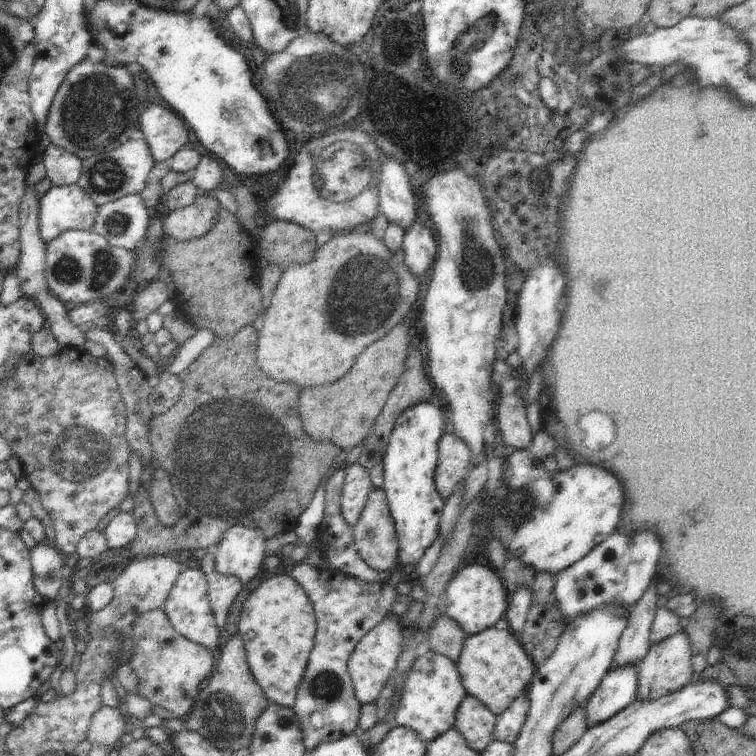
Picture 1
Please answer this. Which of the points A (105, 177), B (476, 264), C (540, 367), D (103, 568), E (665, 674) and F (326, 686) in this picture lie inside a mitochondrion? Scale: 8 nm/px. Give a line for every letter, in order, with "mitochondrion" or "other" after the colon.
A: mitochondrion
B: mitochondrion
C: other
D: other
E: other
F: mitochondrion

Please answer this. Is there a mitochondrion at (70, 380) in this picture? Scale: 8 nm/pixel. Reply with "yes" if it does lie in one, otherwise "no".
no

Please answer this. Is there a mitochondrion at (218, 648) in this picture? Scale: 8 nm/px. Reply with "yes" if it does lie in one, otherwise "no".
no

